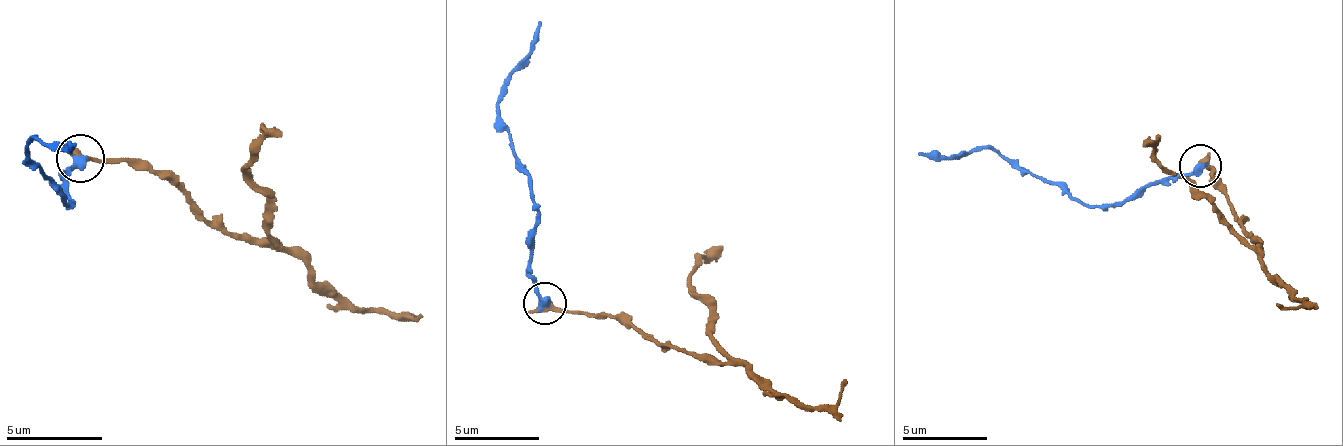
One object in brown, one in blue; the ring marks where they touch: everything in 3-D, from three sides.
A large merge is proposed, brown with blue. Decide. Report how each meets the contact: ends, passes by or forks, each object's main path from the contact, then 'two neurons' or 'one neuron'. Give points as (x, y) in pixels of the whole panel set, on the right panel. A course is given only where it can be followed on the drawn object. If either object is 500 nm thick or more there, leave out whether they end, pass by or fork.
brown ends; blue ends; course brown (1201, 164), (1210, 169), (1248, 232), (1252, 249), (1303, 304), (1277, 304); course blue (1201, 164), (1167, 181), (1133, 190), (1121, 202), (1087, 207), (998, 156), (989, 147), (960, 156), (917, 152); one neuron

